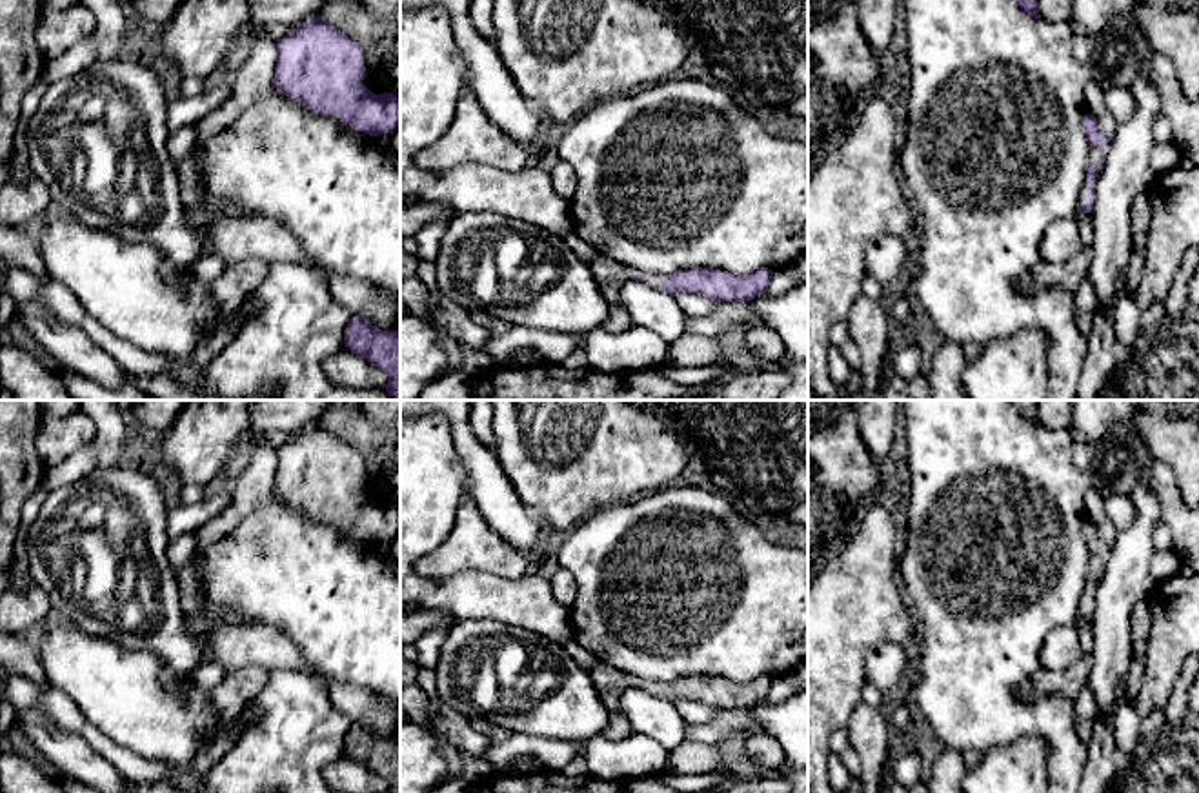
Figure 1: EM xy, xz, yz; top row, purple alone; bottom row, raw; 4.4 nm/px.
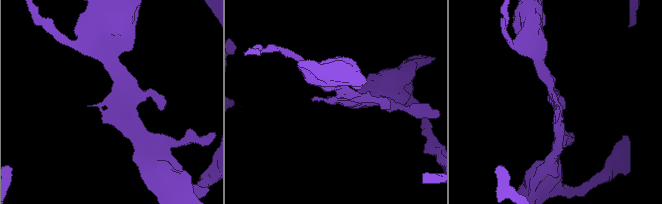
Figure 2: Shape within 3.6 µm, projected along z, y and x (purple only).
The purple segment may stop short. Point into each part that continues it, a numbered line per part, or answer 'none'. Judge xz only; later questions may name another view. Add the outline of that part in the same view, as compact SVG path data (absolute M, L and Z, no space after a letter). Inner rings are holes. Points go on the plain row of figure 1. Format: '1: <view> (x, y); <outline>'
1: xz (610, 682); M595 662L589 668L589 678L610 715L608 728L604 729L602 737L606 737L611 742L624 740L630 735L633 735L633 729L628 722L628 718L622 715L619 698L628 688L635 688L639 682L644 682L644 691L660 697L660 691L666 688L666 682L657 680L644 680L633 675L628 675L624 671L619 671L608 664Z

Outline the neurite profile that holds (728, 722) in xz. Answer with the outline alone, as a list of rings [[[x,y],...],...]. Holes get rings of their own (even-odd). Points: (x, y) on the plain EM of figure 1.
[[[720,709],[717,718],[710,724],[688,724],[684,737],[695,744],[717,746],[735,733],[751,737],[755,733],[764,733],[764,728],[757,724],[748,711]]]

